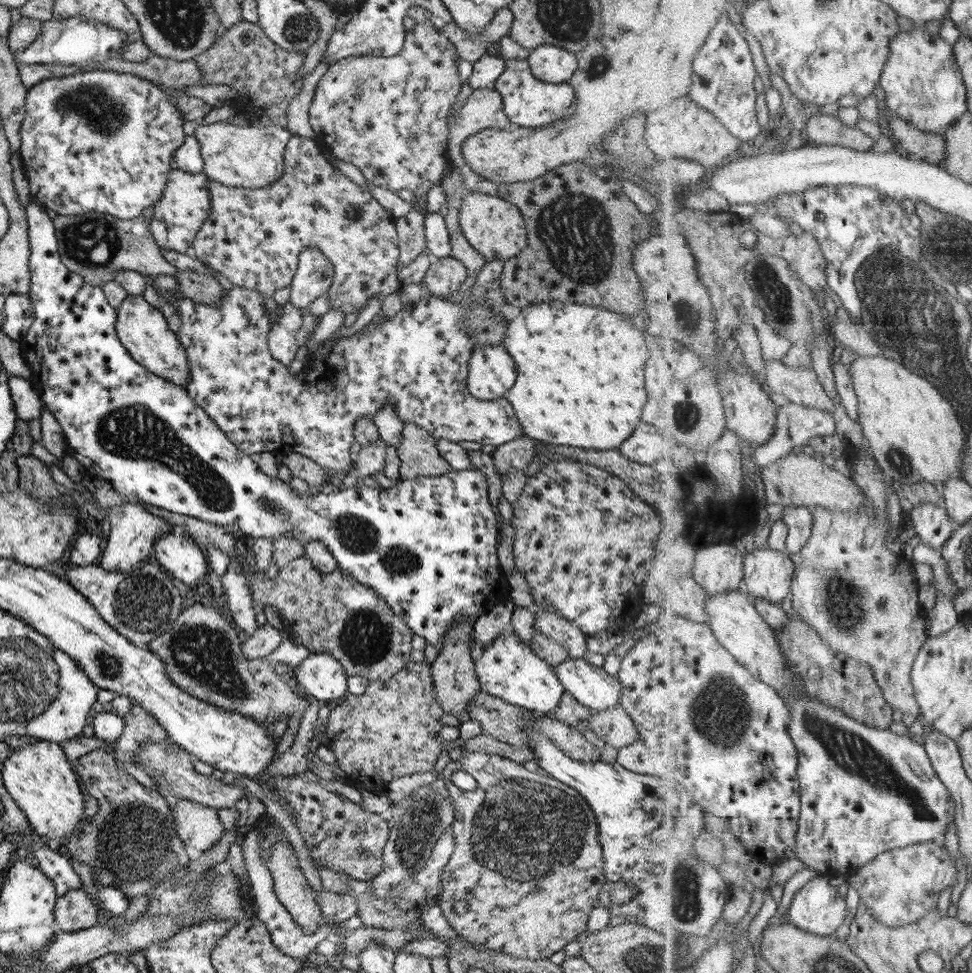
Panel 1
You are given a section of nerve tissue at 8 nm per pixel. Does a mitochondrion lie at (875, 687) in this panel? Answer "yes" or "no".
no

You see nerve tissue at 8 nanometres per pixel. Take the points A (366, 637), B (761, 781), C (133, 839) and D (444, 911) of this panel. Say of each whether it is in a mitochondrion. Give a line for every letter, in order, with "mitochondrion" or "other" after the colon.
A: mitochondrion
B: other
C: mitochondrion
D: other

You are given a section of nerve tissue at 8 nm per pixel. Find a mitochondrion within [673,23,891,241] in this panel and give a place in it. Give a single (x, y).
(723, 82)

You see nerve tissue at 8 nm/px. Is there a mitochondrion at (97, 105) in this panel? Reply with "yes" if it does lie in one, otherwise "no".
yes

